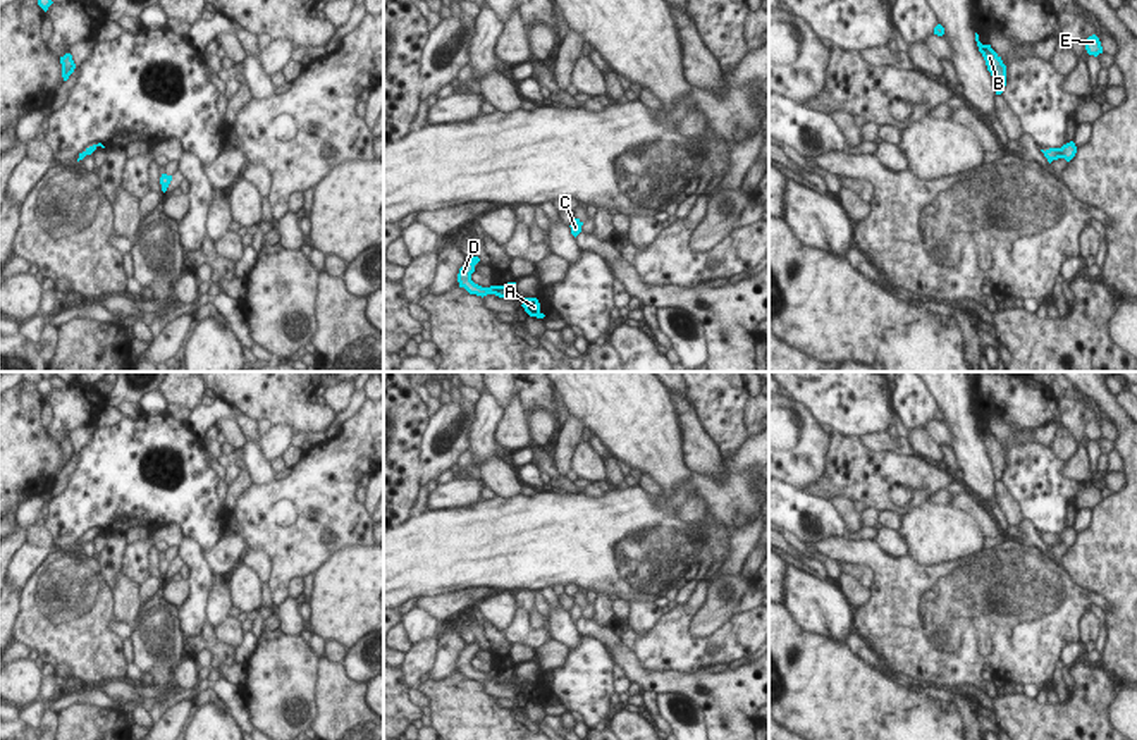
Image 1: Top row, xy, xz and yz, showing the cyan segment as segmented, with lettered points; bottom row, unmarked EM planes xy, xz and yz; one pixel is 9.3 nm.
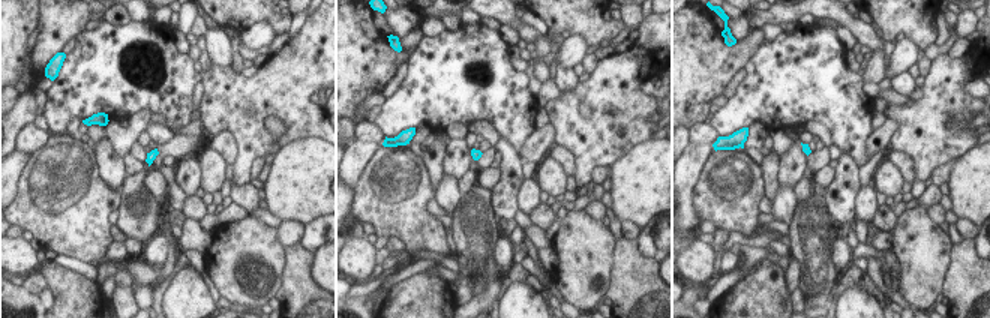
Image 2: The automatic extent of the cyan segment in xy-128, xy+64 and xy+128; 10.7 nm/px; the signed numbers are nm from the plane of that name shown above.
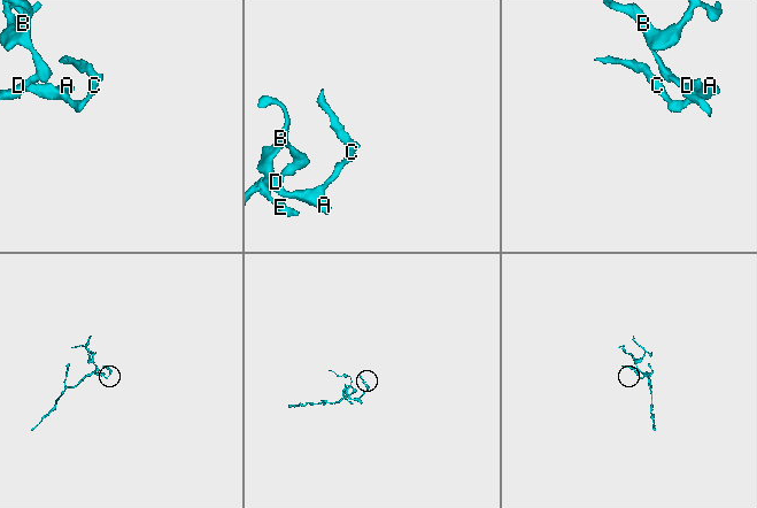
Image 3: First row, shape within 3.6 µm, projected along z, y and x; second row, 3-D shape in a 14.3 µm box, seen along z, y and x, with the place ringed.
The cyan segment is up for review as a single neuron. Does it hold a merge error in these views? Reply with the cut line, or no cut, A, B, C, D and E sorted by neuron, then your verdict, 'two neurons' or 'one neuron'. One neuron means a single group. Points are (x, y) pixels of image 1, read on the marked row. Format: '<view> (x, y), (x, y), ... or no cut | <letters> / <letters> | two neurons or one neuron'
no cut | A B C D E | one neuron

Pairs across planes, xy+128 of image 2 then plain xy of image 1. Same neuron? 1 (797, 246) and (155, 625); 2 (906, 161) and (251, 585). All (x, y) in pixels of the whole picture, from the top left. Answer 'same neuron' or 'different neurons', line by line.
1: same neuron
2: different neurons

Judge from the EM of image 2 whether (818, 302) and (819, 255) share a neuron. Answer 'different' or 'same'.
same

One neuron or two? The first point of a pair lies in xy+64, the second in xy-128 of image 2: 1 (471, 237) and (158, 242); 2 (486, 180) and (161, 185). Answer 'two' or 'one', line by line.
1: two
2: one

